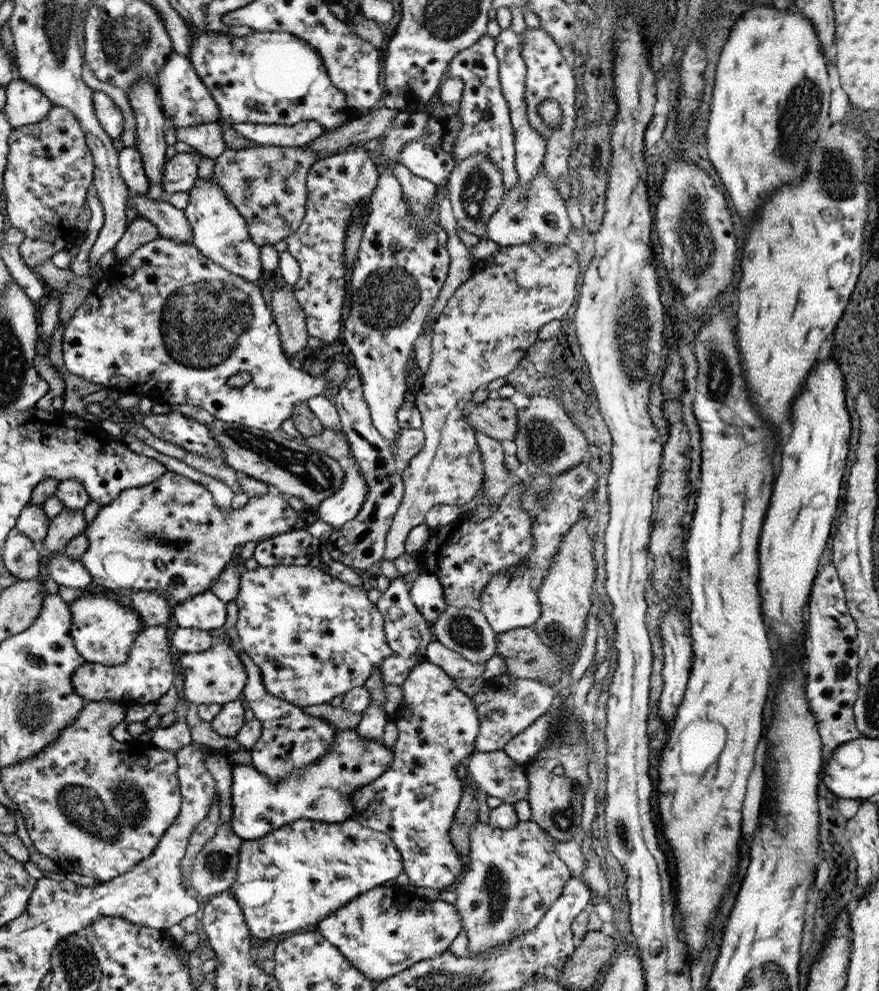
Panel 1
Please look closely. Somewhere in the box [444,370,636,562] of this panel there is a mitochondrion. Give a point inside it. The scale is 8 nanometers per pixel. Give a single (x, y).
(546, 443)

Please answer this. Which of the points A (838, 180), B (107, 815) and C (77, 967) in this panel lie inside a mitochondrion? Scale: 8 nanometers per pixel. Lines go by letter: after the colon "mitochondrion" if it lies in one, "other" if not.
A: mitochondrion
B: mitochondrion
C: mitochondrion

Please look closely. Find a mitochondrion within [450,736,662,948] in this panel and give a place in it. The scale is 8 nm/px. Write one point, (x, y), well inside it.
(495, 884)

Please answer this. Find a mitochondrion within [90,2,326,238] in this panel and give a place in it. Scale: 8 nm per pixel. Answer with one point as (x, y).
(124, 39)

